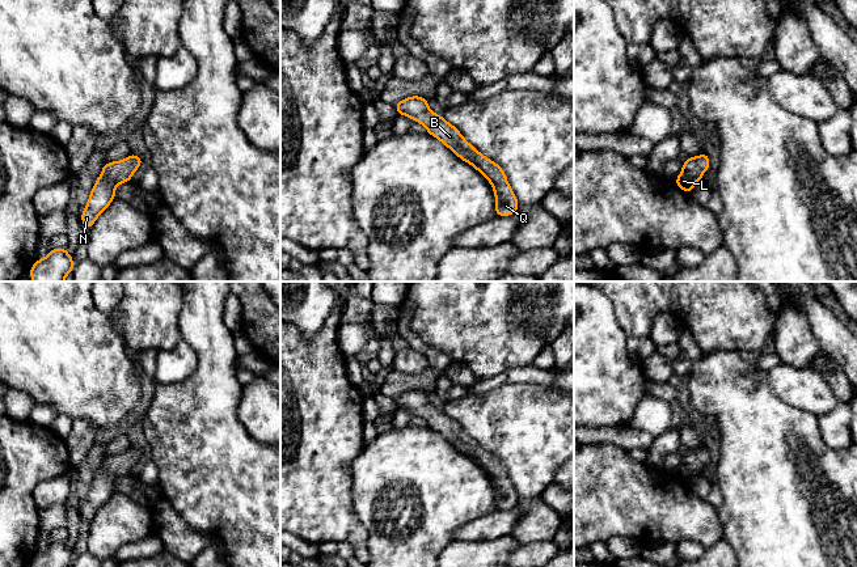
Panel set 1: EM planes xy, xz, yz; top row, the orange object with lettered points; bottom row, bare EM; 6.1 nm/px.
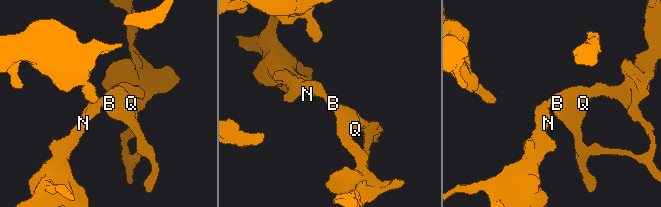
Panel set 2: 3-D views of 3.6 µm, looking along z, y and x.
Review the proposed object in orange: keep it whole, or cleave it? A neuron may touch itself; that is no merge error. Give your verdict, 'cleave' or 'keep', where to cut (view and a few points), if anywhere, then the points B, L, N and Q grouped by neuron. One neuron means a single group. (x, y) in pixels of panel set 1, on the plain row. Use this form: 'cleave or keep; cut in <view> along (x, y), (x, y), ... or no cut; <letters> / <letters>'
keep; no cut; B L N Q

